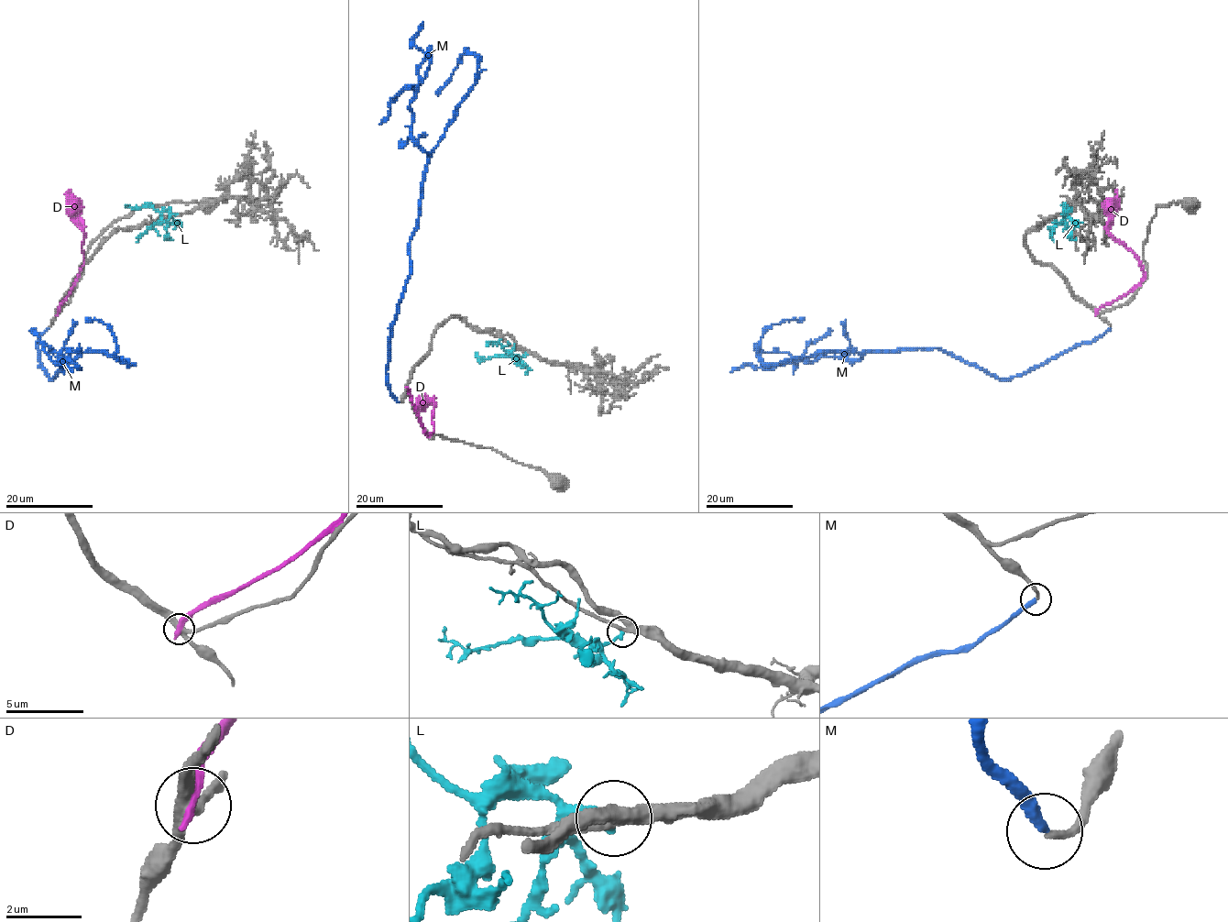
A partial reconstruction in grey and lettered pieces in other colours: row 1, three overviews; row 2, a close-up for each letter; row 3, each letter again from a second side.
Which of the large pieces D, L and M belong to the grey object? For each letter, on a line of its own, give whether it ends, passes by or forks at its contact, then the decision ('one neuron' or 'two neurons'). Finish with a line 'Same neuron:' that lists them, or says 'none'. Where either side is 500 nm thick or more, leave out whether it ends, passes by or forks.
D: it ends there; two neurons
L: it ends there; two neurons
M: it ends there; one neuron
Same neuron: M

